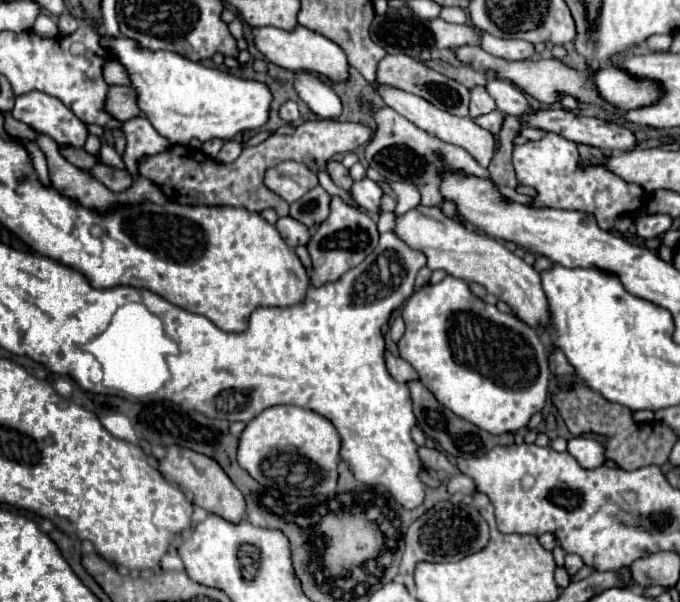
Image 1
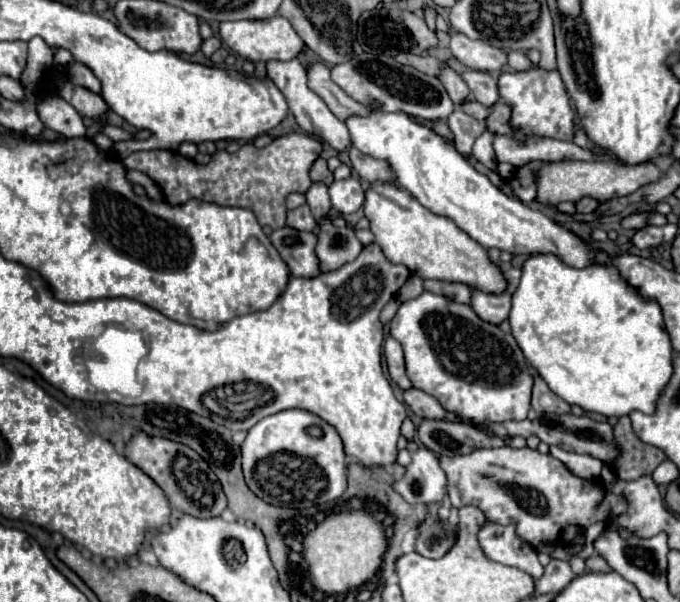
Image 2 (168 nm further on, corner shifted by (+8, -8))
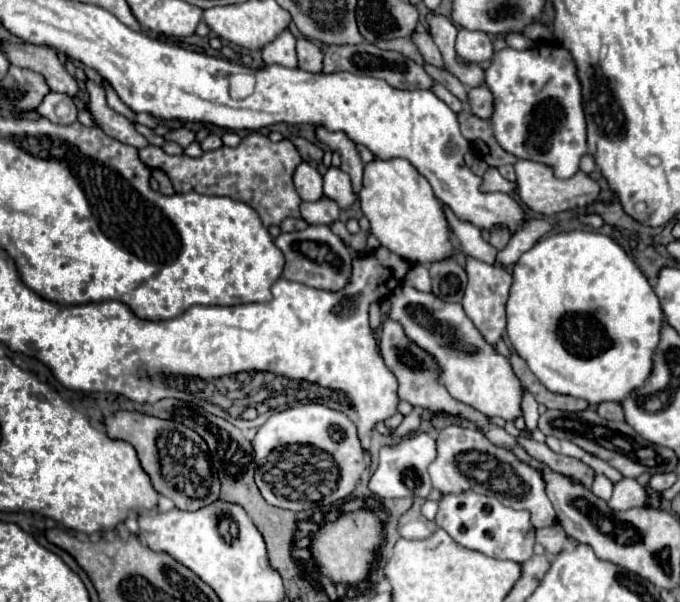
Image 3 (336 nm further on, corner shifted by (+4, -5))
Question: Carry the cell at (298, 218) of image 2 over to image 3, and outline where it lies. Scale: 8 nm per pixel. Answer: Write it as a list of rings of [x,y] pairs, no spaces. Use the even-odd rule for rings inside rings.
[[[287,218],[281,222],[281,232],[295,232],[295,230],[305,230],[307,222],[303,218]]]

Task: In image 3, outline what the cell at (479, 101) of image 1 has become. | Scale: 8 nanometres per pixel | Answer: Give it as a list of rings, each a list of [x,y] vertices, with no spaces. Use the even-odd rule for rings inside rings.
[[[413,32],[413,36],[409,36],[409,38],[417,46],[417,50],[421,52],[425,62],[429,62],[429,64],[433,64],[437,68],[445,68],[441,52],[439,52],[439,48],[435,46],[435,42],[431,40],[431,36],[427,32]]]

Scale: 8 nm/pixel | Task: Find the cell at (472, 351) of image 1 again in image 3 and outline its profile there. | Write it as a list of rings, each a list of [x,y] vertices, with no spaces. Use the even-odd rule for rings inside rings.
[[[407,284],[397,286],[389,294],[389,302],[389,318],[401,322],[407,336],[435,356],[441,366],[441,384],[445,384],[455,400],[471,404],[487,416],[501,416],[503,420],[521,416],[523,386],[519,378],[513,374],[509,360],[499,356],[497,350],[483,340],[481,332],[477,332],[473,322],[465,316],[461,304],[443,302]]]

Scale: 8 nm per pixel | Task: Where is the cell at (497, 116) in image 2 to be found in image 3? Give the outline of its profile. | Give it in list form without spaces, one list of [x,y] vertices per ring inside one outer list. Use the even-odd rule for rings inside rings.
[[[477,86],[469,90],[469,100],[467,100],[467,108],[479,116],[479,118],[489,118],[493,112],[493,96],[489,92],[487,86]]]

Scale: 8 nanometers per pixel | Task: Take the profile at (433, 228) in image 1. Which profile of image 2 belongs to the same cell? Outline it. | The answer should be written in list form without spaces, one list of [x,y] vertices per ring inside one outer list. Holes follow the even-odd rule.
[[[373,183],[365,193],[363,211],[371,223],[369,229],[375,235],[375,243],[383,249],[385,257],[391,263],[405,265],[413,275],[421,279],[449,279],[451,283],[481,287],[481,291],[501,291],[505,287],[501,269],[489,259],[487,249],[469,239],[451,219],[431,213],[411,193],[387,183]]]

